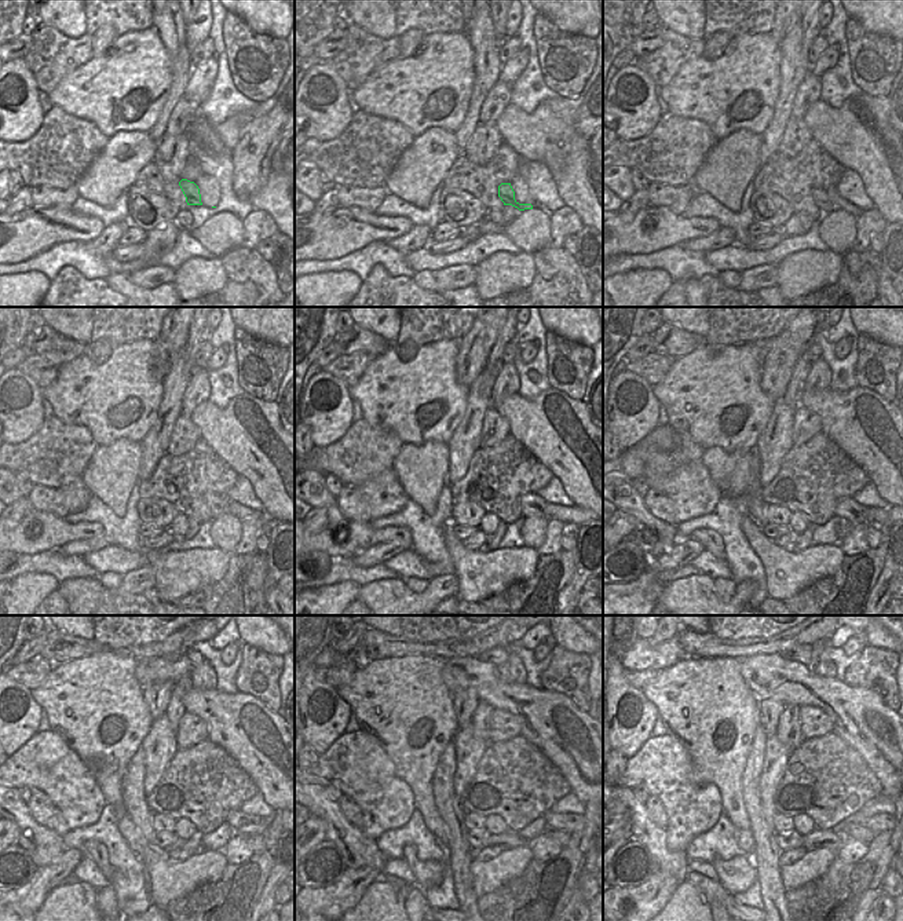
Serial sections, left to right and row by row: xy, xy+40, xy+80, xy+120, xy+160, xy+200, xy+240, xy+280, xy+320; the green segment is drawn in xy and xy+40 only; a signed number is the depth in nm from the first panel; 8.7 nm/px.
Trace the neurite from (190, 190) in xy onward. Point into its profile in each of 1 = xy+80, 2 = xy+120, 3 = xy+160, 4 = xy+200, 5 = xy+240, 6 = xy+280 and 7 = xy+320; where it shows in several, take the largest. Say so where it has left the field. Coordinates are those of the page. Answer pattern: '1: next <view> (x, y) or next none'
1: next xy+80 (819, 196)
2: next xy+120 (219, 503)
3: next xy+160 (532, 504)
4: next xy+200 (847, 507)
5: next xy+240 (241, 822)
6: next xy+280 (569, 822)
7: next xy+320 (877, 823)

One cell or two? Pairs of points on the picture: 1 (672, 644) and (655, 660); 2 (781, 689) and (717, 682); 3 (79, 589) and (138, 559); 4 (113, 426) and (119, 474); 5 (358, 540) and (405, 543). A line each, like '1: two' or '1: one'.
1: one
2: two
3: two
4: two
5: one

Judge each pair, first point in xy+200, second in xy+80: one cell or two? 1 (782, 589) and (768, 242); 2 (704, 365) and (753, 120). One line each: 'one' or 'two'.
1: two
2: one

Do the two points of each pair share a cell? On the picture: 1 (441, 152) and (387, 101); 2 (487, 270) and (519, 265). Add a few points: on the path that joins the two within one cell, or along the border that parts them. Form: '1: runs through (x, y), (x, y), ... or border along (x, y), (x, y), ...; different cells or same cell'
1: border along (453, 132), (445, 128), (427, 128), (415, 138); different cells
2: runs through (496, 270), (511, 270); same cell

